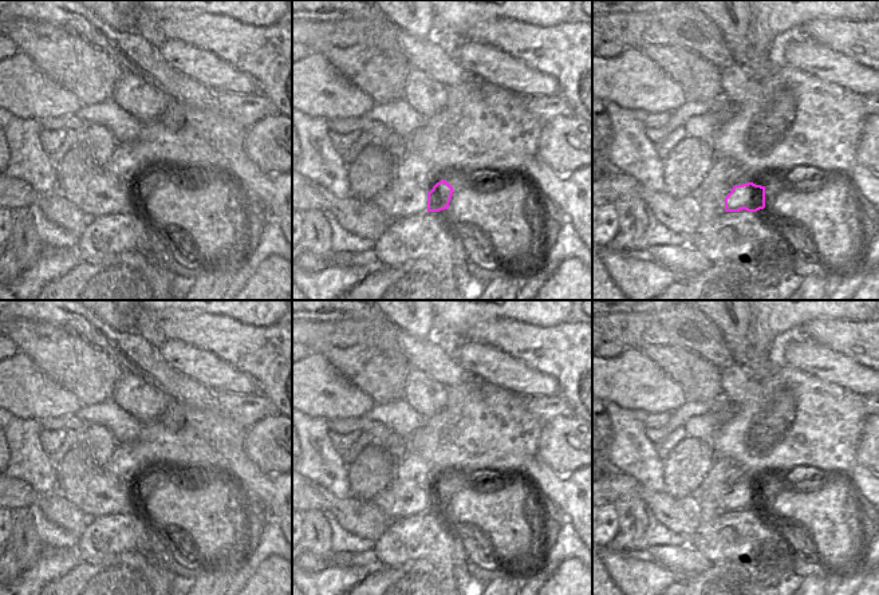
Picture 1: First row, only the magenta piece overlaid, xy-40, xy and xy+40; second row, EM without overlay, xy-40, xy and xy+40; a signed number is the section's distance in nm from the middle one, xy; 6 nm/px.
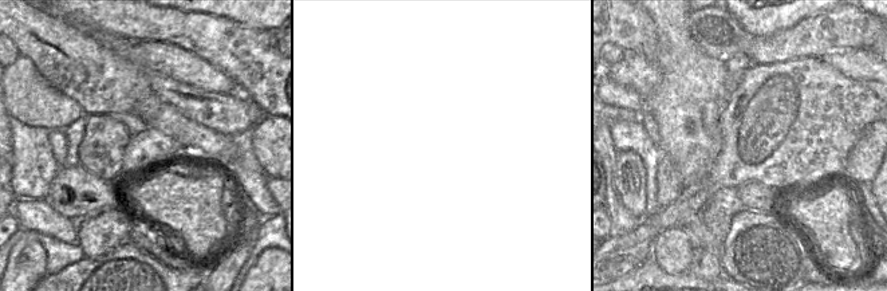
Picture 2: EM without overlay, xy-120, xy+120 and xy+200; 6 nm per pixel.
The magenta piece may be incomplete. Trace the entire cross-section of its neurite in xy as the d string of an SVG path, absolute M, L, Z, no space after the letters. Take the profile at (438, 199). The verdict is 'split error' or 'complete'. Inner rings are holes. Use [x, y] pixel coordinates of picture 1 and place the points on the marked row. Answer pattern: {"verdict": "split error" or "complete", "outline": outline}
{"verdict": "split error", "outline": "M394 180L386 190L371 201L390 220L397 220L448 209L453 190L453 186L445 180L437 182L430 192L413 182Z"}

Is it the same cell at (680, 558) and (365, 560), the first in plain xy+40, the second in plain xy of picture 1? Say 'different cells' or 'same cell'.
same cell

